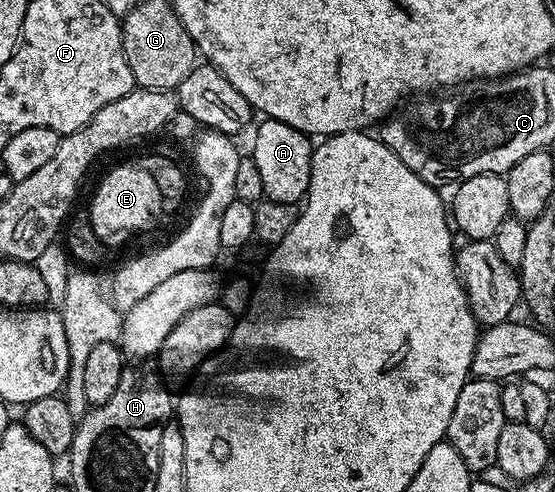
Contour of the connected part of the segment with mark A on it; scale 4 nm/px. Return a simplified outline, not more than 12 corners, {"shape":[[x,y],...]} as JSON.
{"shape":[[268,117],[251,158],[265,198],[300,204],[309,194],[310,136]]}

